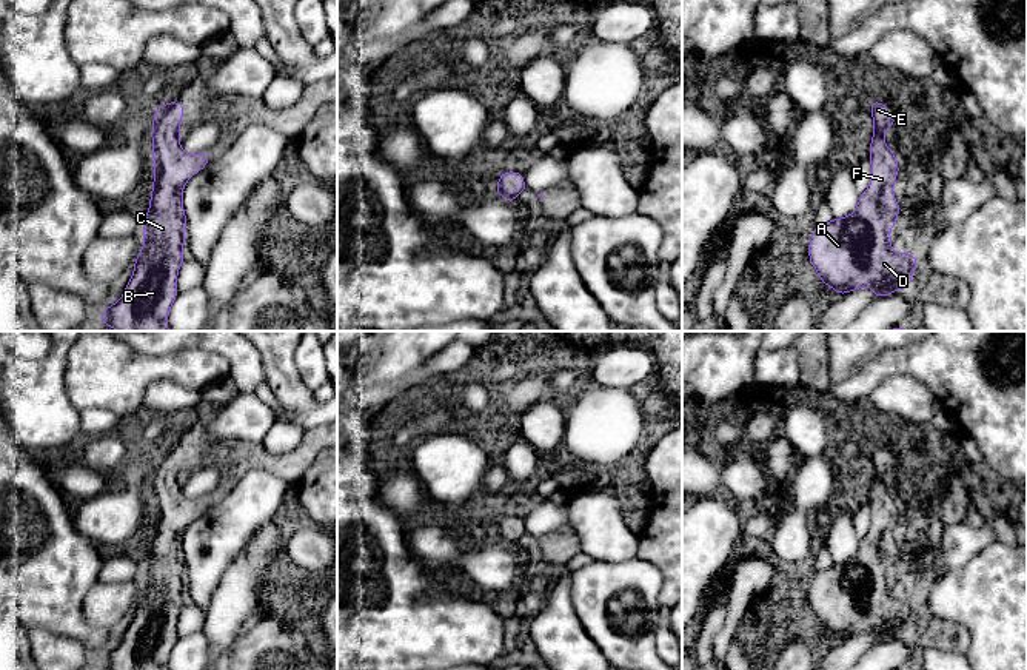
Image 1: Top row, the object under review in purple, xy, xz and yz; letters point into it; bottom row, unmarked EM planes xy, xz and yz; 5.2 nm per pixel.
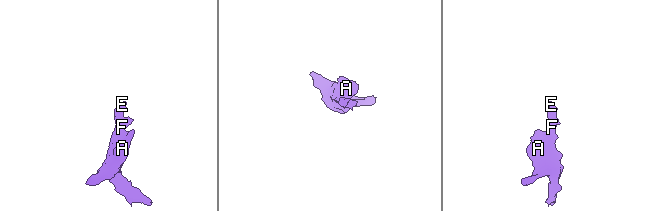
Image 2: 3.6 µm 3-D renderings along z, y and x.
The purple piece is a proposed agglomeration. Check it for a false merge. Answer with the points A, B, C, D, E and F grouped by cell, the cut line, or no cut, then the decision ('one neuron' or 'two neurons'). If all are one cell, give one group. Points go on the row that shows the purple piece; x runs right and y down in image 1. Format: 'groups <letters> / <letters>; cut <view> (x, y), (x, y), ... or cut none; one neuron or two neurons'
groups A B C D E F; cut none; one neuron

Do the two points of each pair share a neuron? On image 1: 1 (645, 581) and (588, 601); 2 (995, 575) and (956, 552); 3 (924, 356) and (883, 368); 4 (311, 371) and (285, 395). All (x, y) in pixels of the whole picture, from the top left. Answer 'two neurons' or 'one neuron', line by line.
1: one neuron
2: two neurons
3: one neuron
4: two neurons

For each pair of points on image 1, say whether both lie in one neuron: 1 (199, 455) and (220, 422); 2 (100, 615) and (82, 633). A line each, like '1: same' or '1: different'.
1: different
2: different

